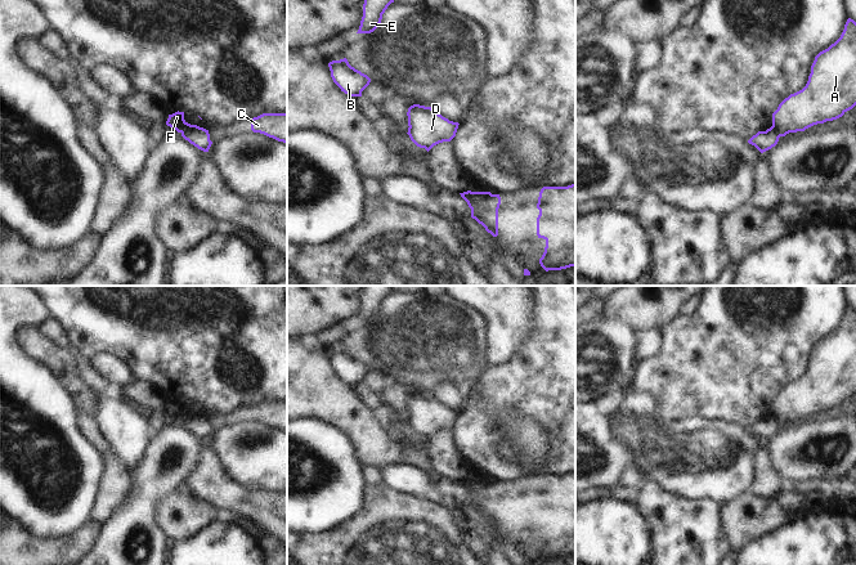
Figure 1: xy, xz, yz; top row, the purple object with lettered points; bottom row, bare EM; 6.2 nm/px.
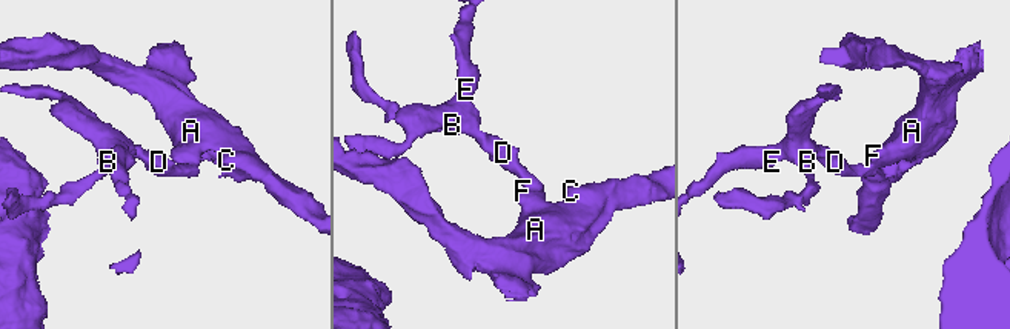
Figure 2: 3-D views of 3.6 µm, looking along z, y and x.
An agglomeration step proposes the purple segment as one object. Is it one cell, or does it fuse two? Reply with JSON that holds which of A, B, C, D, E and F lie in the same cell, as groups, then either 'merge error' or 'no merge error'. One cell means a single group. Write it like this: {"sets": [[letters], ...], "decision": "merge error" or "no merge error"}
{"sets": [["A", "C", "F"], ["B", "D", "E"]], "decision": "merge error"}

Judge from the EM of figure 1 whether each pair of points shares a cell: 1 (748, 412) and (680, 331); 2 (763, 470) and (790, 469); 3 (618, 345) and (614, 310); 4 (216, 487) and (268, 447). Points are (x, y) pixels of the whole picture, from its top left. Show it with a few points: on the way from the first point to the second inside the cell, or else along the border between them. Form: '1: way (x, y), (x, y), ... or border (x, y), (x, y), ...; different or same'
1: way (727, 391), (703, 367), (703, 357), (698, 351); same
2: border (761, 445), (765, 449), (770, 466), (781, 483); different
3: border (604, 315), (626, 323), (636, 333); different
4: border (215, 449), (227, 470), (240, 483), (259, 489); different

